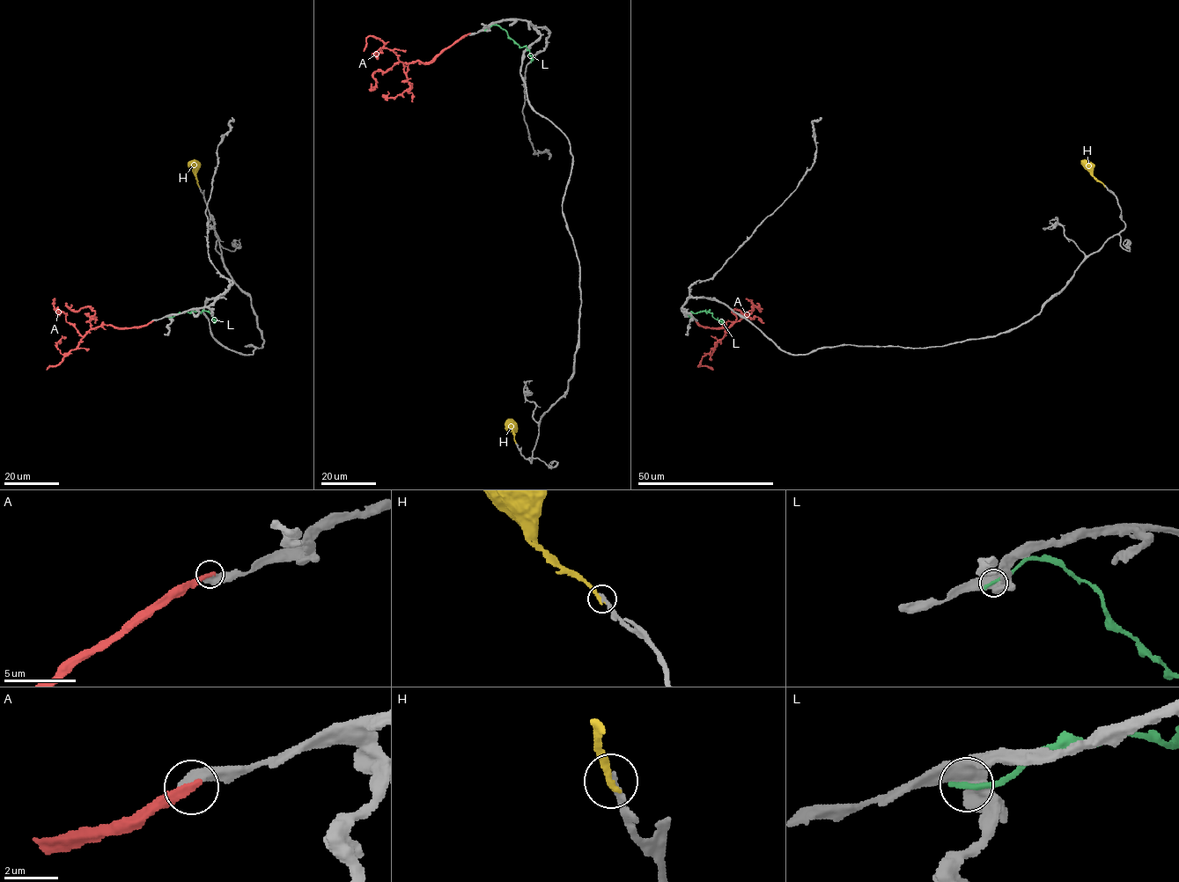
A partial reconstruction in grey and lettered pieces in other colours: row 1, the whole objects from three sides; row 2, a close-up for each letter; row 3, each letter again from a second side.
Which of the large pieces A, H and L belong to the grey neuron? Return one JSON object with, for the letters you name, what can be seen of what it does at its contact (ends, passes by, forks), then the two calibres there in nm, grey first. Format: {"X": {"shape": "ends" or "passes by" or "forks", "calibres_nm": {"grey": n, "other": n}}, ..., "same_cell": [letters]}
{"A": {"shape": "ends", "calibres_nm": {"grey": 500, "other": 320}}, "same_cell": ["A"]}

